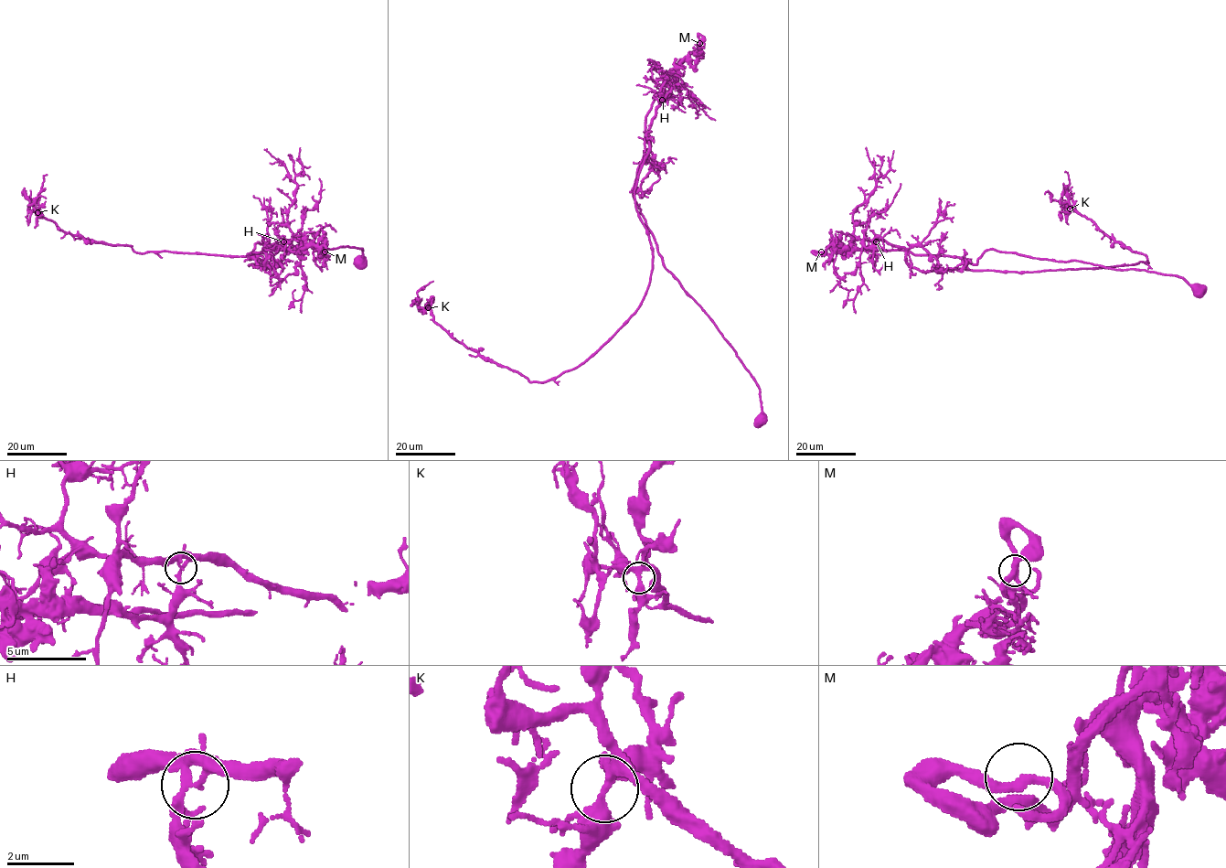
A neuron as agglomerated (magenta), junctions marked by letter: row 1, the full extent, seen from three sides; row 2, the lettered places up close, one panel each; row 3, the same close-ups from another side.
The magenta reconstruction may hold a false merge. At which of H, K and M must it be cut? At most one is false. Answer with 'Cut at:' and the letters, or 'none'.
Cut at: H

